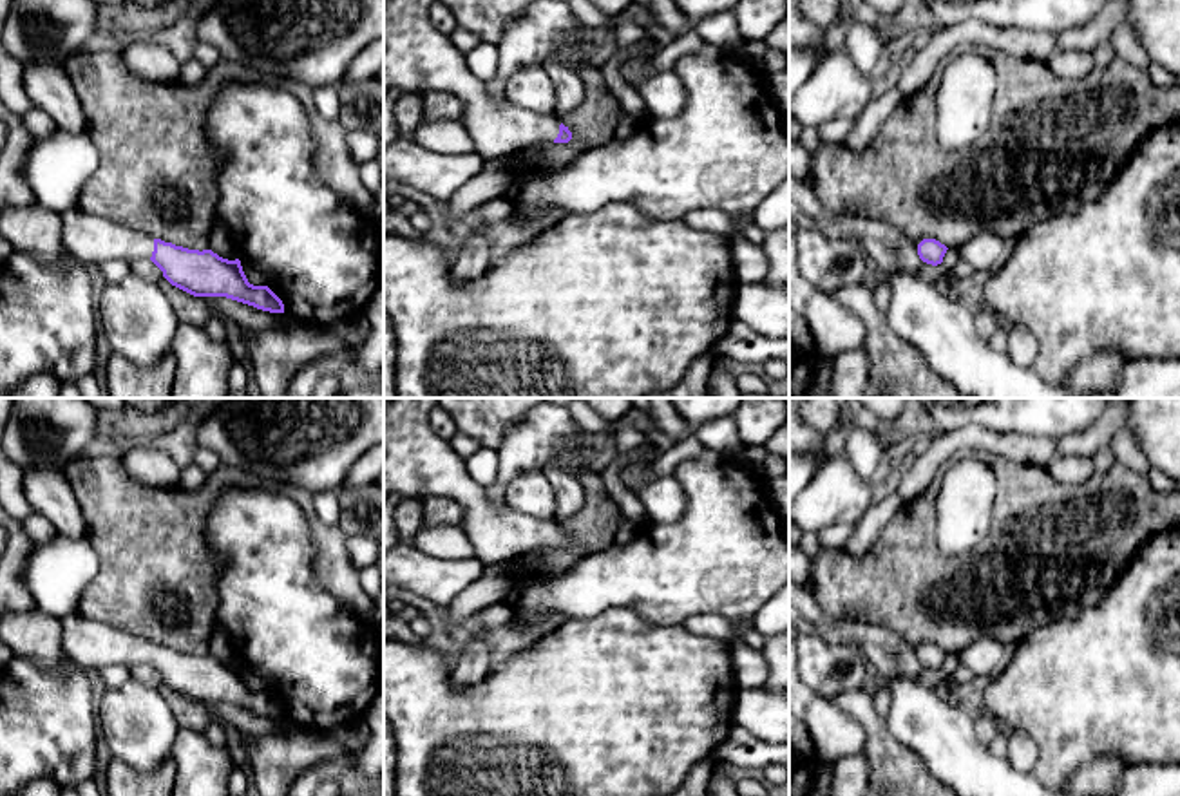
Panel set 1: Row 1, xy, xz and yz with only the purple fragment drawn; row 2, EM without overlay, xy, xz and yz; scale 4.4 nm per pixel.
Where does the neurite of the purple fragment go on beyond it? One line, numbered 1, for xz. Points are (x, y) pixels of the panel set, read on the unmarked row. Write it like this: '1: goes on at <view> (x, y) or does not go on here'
1: goes on at xz (417, 462)

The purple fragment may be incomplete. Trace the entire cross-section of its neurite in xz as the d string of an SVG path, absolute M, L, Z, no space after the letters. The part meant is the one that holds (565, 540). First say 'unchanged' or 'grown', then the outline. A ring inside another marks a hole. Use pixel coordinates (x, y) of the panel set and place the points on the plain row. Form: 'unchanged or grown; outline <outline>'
grown; outline M391 398L384 405L384 499L398 492L409 499L442 496L458 501L463 508L462 528L474 546L474 557L483 564L512 561L539 548L568 548L572 537L557 521L541 521L510 507L496 508L489 501L485 488L469 476L465 458L433 431L431 411L438 402L440 398Z

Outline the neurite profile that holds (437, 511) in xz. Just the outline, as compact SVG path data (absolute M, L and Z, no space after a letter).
M423 496L422 523L429 526L462 526L463 508L458 501L442 496Z

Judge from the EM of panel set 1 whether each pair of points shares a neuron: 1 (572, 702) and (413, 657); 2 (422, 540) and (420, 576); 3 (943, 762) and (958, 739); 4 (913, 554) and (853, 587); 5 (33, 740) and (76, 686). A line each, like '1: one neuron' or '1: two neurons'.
1: one neuron
2: two neurons
3: one neuron
4: one neuron
5: one neuron

